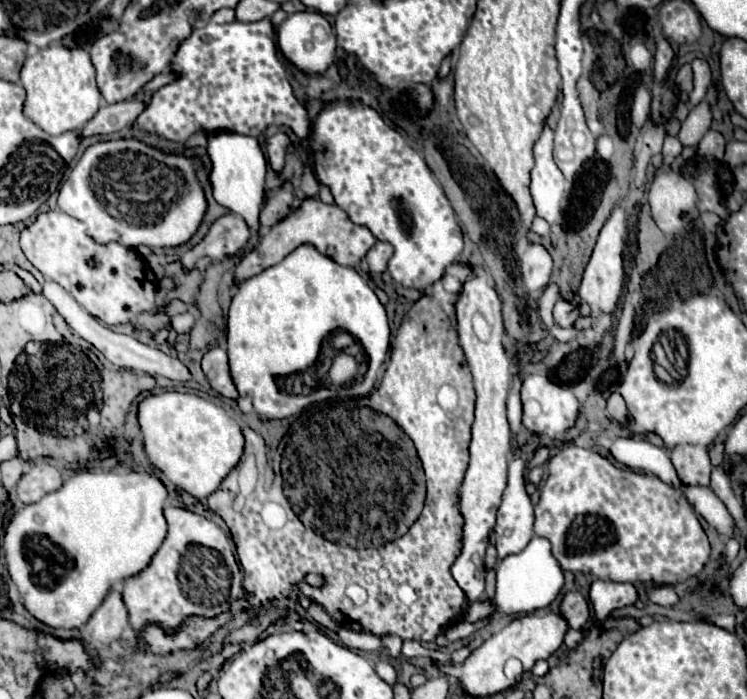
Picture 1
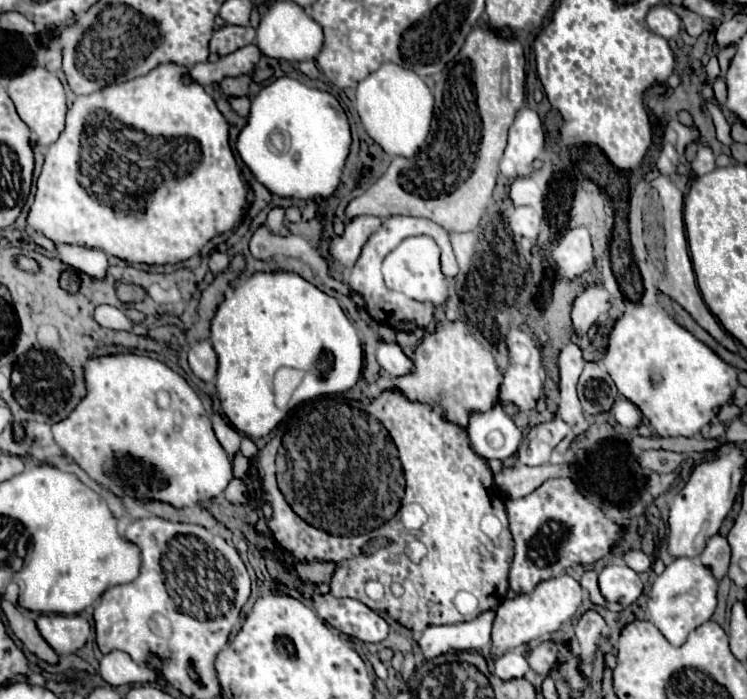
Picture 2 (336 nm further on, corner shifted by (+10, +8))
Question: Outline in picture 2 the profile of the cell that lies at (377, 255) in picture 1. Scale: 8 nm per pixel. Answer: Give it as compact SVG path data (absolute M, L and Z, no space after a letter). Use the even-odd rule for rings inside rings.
M361 215L361 217L355 217L353 221L349 221L345 225L343 235L333 239L331 255L335 257L335 261L339 261L345 267L347 265L353 267L361 255L363 245L367 243L369 235L373 235L379 225L381 225L381 219L369 217L369 215Z

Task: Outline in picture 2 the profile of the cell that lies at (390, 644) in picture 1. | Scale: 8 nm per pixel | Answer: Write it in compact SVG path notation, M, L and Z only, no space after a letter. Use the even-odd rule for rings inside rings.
M569 575L543 581L531 593L519 595L515 599L505 599L497 609L497 617L491 631L493 643L489 655L499 657L509 649L527 645L533 639L541 639L545 635L555 633L563 623L567 623L573 617L579 605L581 605L581 585Z

